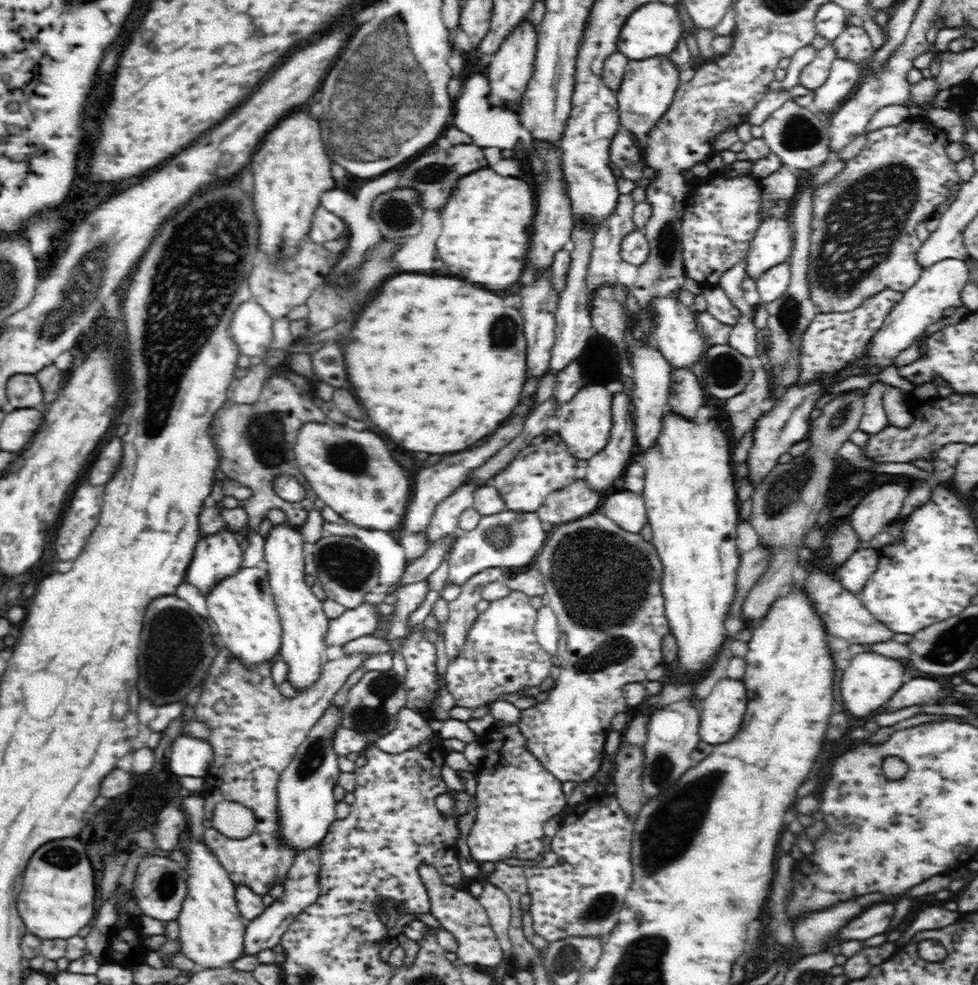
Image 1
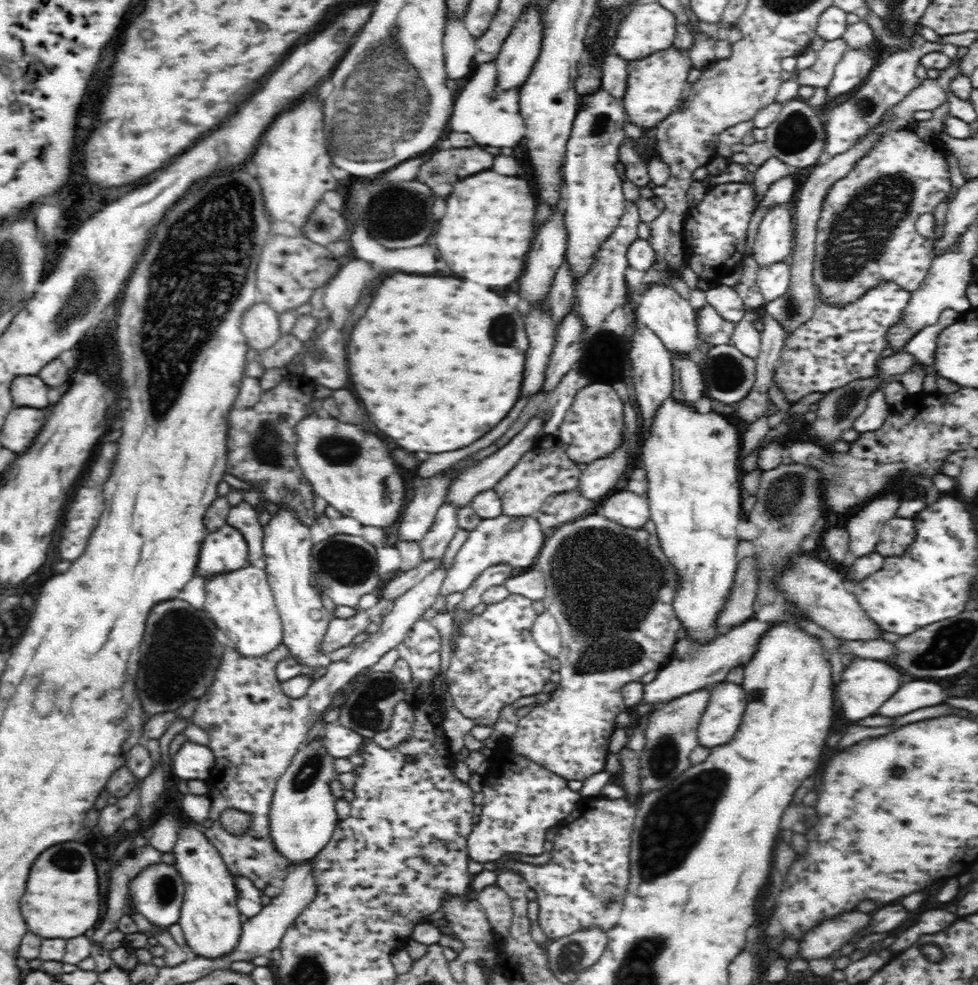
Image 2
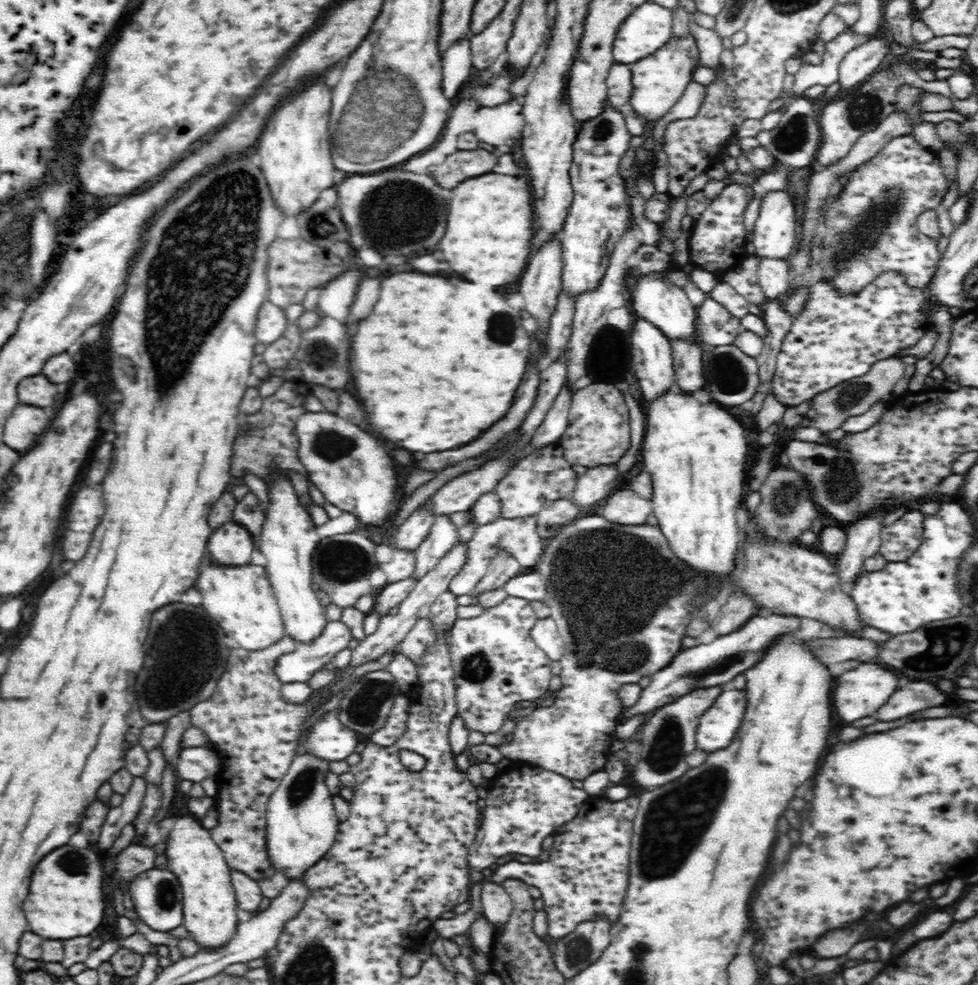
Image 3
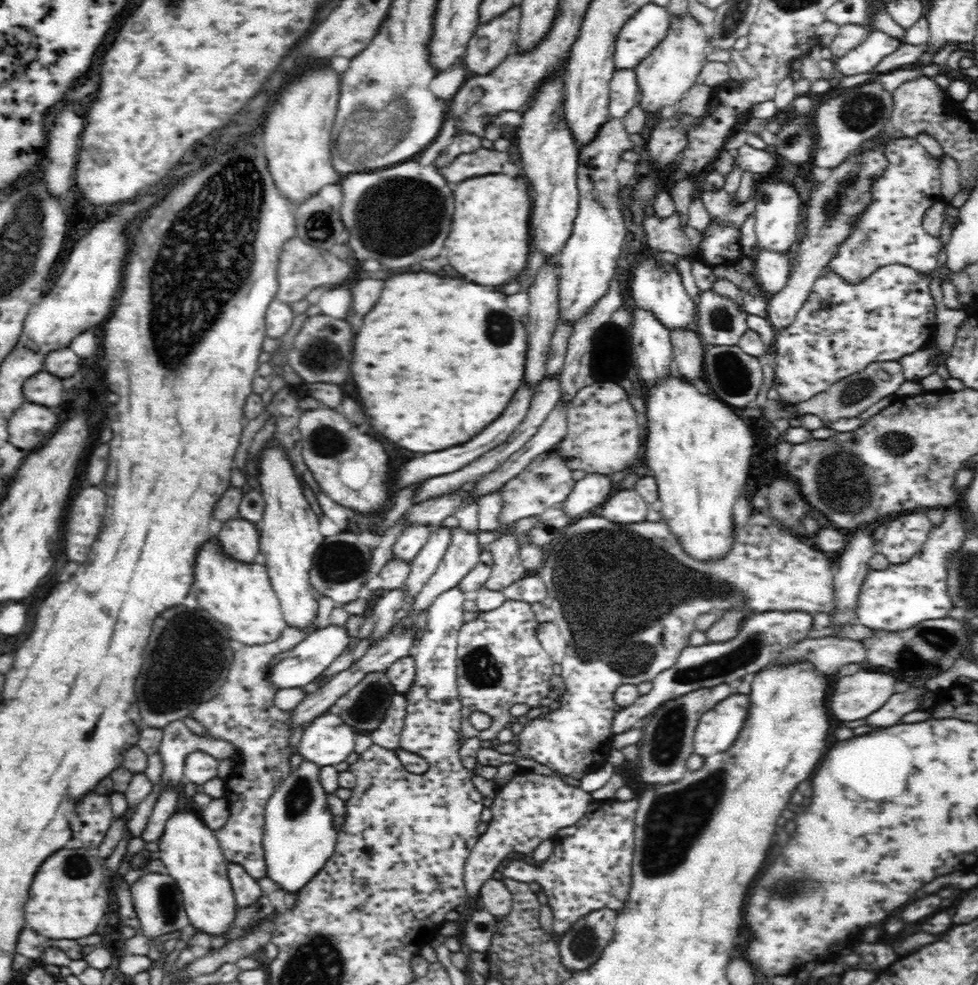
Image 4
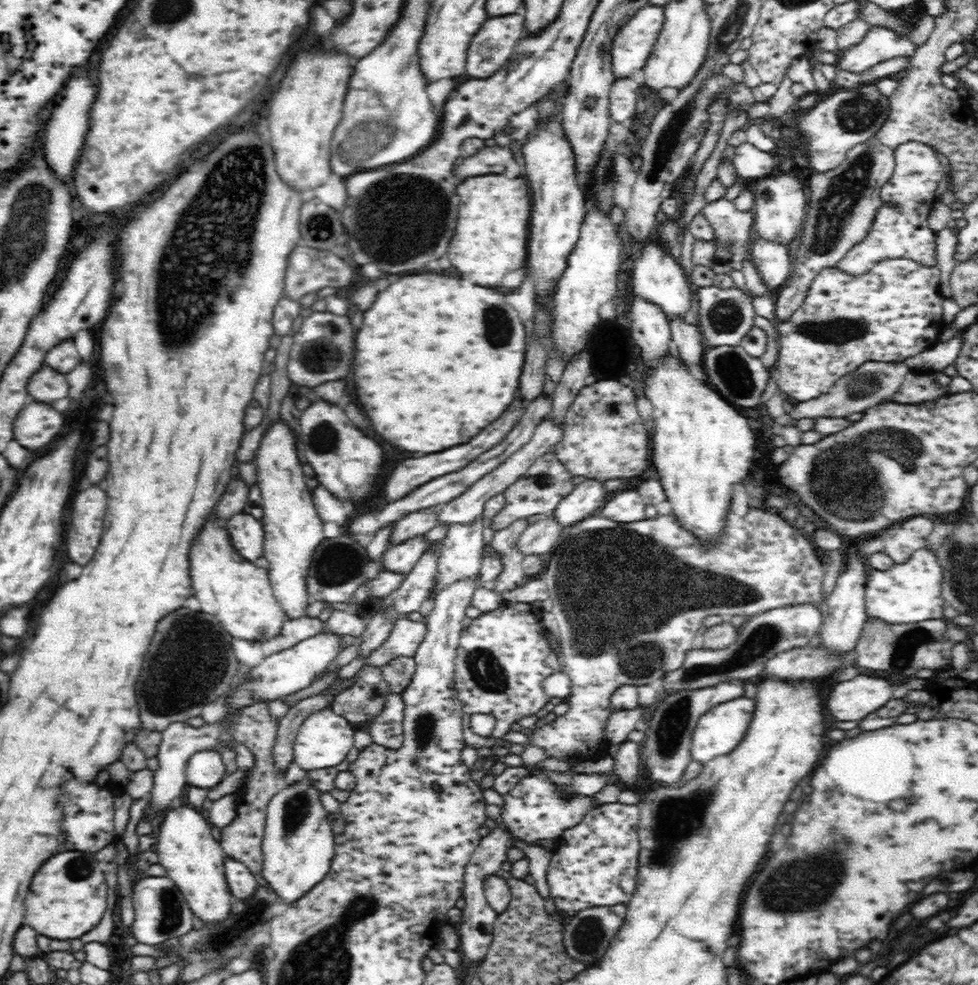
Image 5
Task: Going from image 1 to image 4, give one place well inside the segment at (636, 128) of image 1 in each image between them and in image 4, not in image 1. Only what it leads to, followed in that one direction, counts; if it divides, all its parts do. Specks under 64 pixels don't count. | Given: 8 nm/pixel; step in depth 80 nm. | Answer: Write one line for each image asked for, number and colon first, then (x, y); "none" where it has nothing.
2: (655, 85)
3: (659, 80)
4: (674, 65)

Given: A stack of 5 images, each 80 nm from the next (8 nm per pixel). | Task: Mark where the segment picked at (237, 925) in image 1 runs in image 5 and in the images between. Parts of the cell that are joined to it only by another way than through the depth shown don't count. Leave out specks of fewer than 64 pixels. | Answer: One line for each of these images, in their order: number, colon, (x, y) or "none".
2: (210, 920)
3: (209, 903)
4: (194, 858)
5: (193, 858)

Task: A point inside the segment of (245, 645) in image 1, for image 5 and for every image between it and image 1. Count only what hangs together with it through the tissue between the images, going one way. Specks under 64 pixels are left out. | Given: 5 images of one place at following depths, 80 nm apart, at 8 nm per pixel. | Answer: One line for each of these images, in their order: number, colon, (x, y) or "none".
2: (241, 602)
3: (240, 598)
4: (239, 595)
5: (239, 594)

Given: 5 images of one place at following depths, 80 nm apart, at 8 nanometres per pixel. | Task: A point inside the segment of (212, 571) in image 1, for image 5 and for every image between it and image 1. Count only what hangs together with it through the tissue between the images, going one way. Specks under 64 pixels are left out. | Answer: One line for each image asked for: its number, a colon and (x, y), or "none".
2: (223, 550)
3: (231, 544)
4: (238, 538)
5: (245, 532)

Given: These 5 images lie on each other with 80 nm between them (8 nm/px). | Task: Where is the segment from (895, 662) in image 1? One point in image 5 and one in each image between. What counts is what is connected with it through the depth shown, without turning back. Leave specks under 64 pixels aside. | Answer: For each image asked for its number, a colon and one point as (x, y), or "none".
2: (866, 683)
3: (860, 692)
4: (856, 696)
5: (853, 699)

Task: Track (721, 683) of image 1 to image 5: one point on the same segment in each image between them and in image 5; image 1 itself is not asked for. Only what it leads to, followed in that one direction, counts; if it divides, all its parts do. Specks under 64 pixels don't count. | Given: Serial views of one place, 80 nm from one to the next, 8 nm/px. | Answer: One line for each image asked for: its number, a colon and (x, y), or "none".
2: (724, 712)
3: (717, 727)
4: (717, 729)
5: (717, 732)

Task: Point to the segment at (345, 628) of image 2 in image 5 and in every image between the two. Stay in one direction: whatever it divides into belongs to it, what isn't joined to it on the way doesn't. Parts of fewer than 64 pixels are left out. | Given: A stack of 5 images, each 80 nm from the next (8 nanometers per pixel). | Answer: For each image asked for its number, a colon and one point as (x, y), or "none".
3: (298, 665)
4: (312, 655)
5: (280, 674)

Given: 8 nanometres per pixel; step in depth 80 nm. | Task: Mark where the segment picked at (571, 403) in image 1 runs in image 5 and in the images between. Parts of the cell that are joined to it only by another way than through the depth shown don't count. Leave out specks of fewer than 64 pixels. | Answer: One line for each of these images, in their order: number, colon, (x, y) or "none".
2: (593, 426)
3: (598, 433)
4: (602, 436)
5: (603, 437)

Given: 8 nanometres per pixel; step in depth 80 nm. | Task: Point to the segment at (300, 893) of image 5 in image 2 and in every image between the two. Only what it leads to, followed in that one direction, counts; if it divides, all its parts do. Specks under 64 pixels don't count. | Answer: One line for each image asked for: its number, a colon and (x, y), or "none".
2: (302, 816)
3: (302, 824)
4: (300, 836)

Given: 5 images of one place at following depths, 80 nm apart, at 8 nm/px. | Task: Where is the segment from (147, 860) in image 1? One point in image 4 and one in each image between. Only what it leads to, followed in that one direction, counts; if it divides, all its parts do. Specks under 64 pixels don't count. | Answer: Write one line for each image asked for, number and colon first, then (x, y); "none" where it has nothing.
2: (158, 891)
3: (158, 898)
4: (158, 902)

